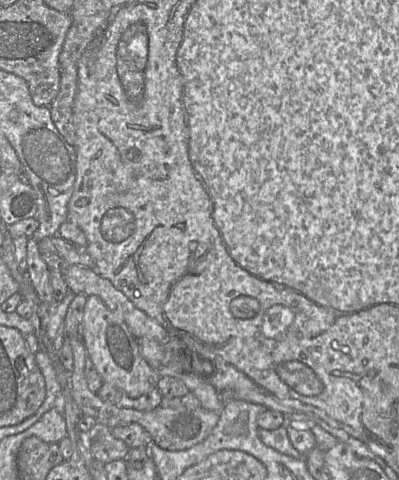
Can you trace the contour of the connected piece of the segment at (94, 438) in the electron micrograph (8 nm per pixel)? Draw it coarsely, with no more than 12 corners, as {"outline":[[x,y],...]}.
{"outline":[[97,423],[89,431],[95,460],[125,460],[130,447]]}

